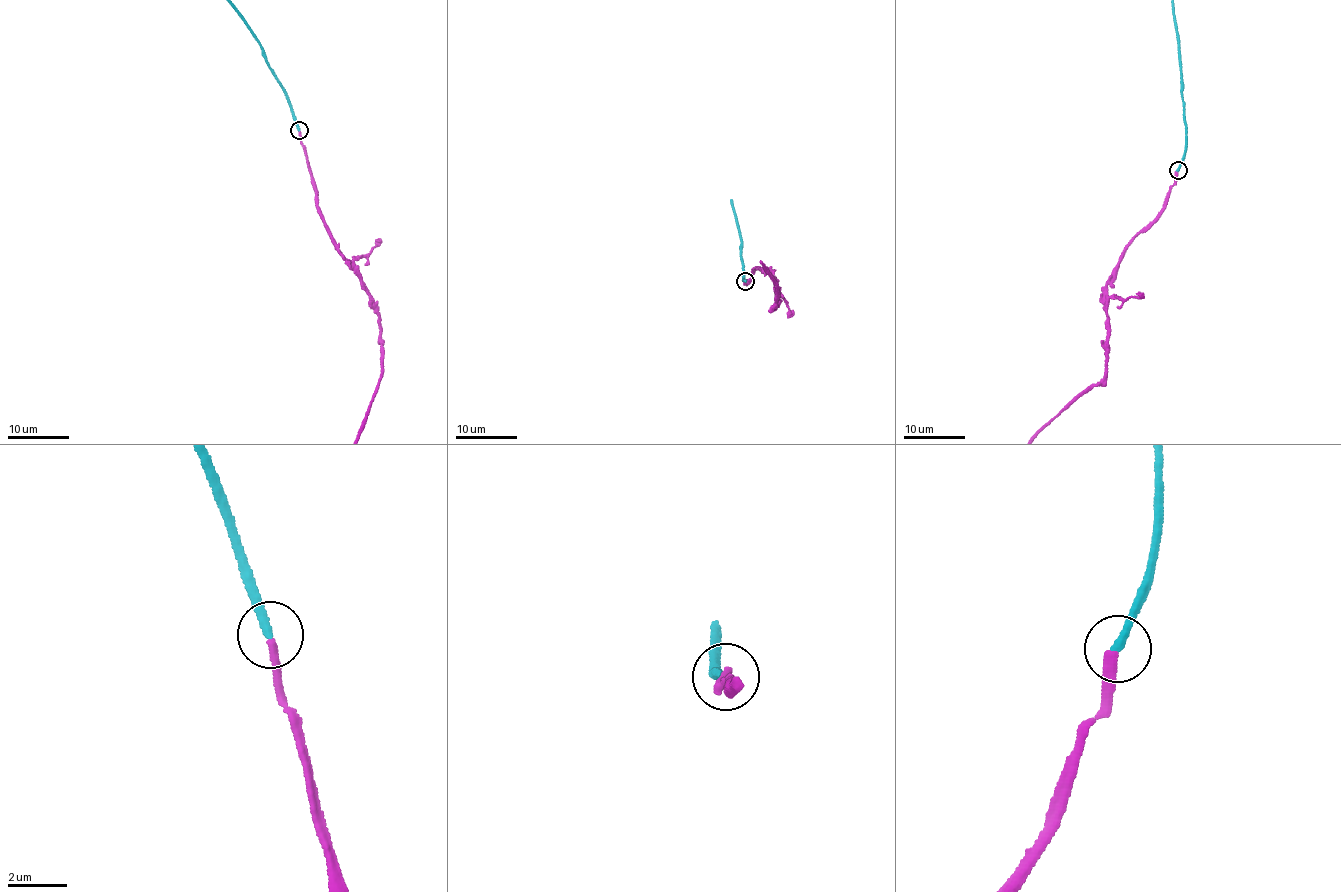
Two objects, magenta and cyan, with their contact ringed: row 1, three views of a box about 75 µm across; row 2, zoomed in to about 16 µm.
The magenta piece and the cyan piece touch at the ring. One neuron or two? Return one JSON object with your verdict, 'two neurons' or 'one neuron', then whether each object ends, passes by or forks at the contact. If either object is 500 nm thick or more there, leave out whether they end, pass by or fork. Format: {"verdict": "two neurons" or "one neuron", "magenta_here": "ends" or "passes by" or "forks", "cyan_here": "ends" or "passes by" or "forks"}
{"verdict": "one neuron", "magenta_here": "ends", "cyan_here": "ends"}

